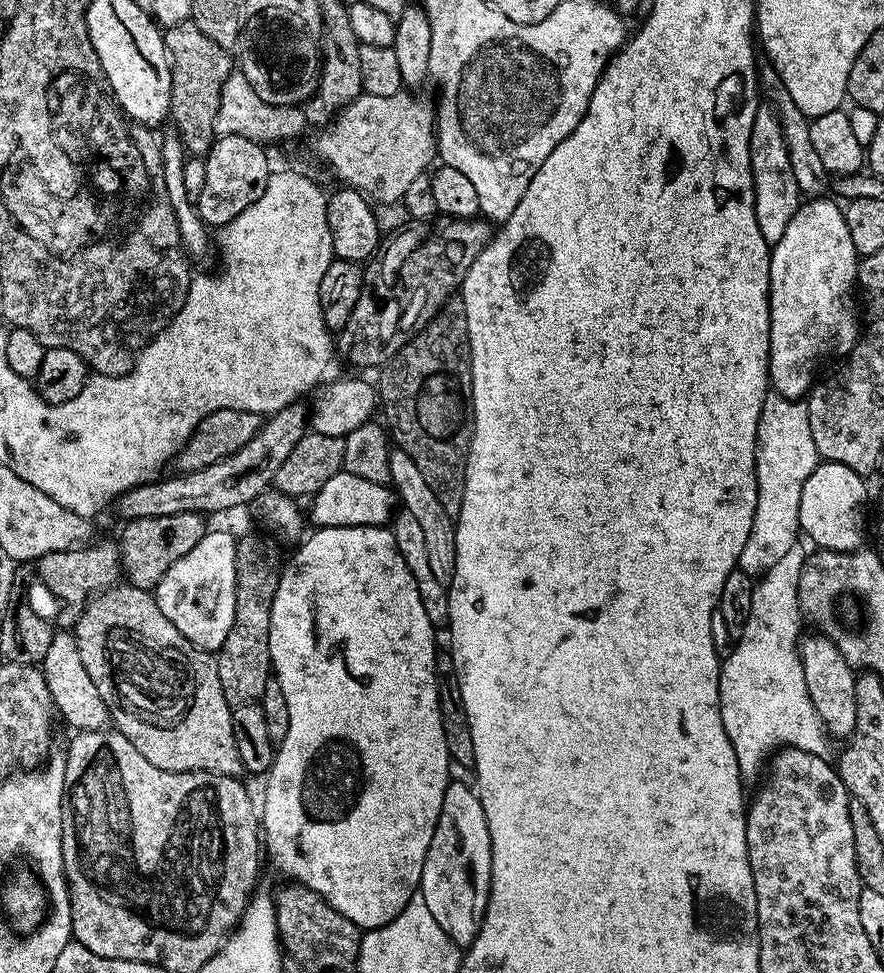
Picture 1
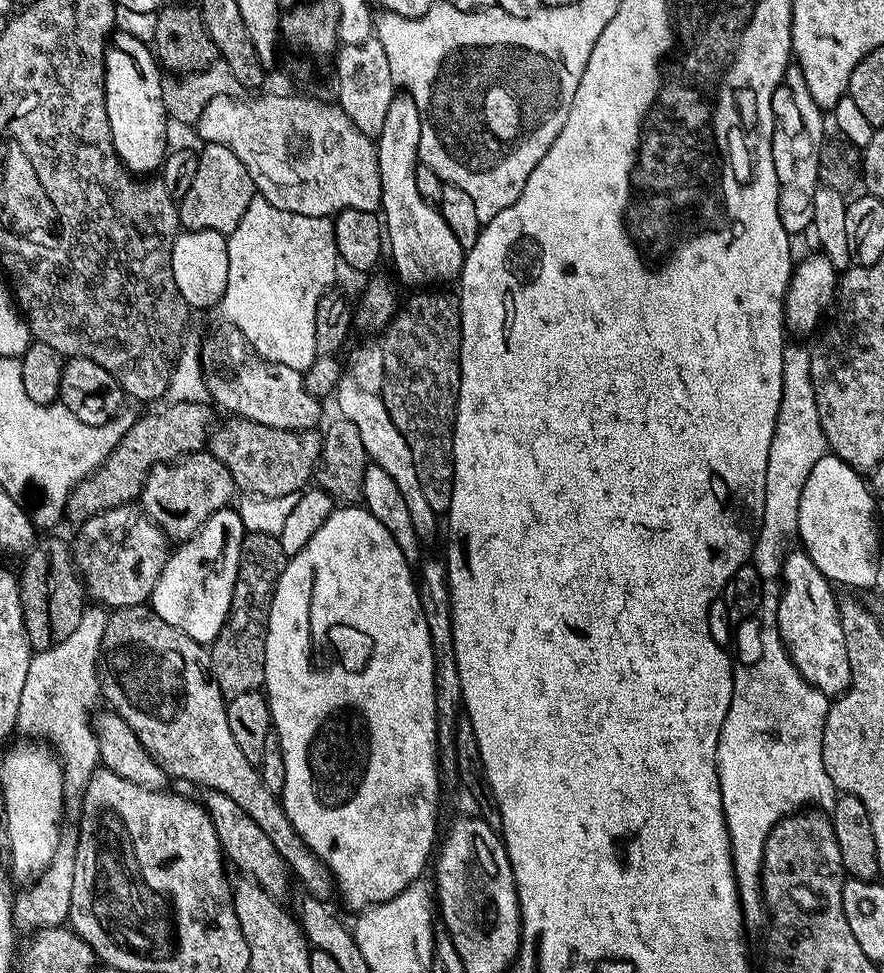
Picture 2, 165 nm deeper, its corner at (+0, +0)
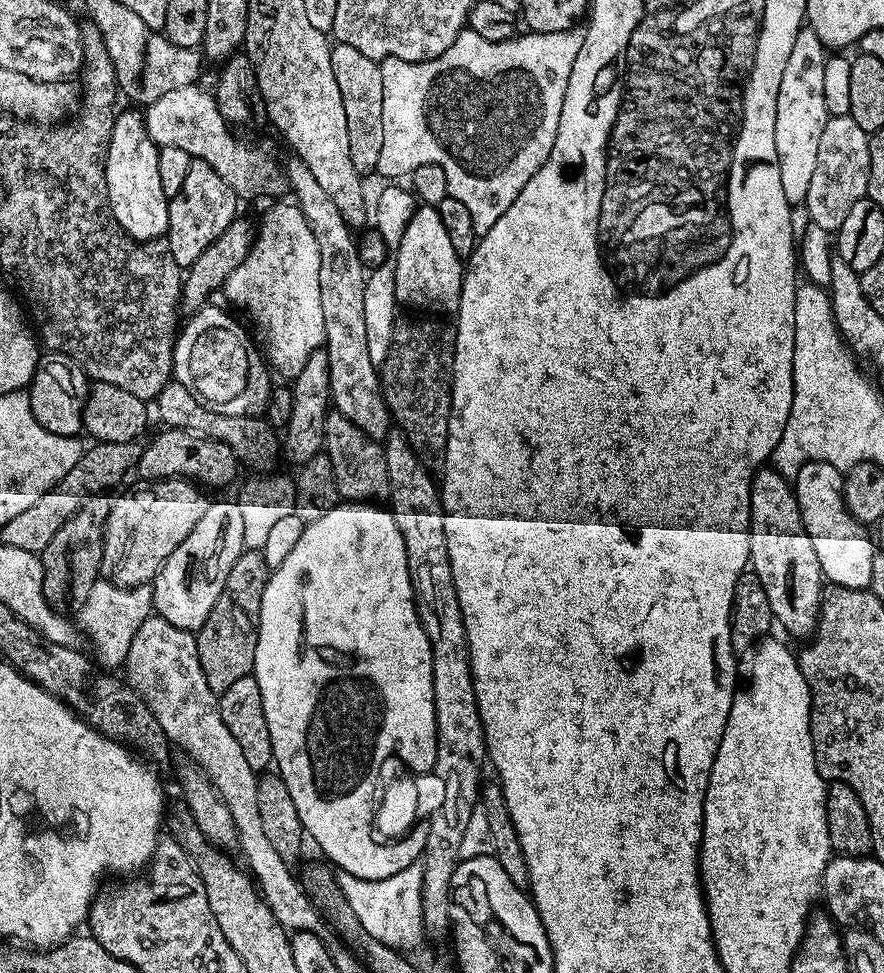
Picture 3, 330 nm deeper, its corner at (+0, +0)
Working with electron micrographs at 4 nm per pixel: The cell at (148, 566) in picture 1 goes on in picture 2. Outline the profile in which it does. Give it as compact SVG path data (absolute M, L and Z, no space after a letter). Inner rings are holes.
M201 450L192 453L191 456L181 456L175 462L154 465L152 473L146 478L144 488L140 491L138 504L144 509L144 513L164 531L169 541L183 542L189 540L218 510L229 507L233 503L232 495L236 496L237 492L230 470L226 470L226 466L222 466L222 462L218 462L218 458L214 458L211 452Z

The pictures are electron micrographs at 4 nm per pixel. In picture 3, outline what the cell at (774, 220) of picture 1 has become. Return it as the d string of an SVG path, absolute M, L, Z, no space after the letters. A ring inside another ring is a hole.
M801 27L790 49L790 58L786 58L786 70L782 70L774 118L774 150L782 174L782 194L786 194L786 202L790 206L804 203L814 165L818 163L818 138L822 138L822 130L826 130L829 115L826 97L822 95L825 59L826 49L818 34L814 34L810 27Z

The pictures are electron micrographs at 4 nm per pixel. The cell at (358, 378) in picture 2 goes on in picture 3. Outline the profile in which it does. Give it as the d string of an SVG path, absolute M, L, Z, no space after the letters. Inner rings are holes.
M295 158L289 160L288 168L286 164L286 184L292 187L292 192L296 195L295 203L306 218L310 234L314 234L314 242L318 242L318 299L322 302L322 322L330 366L331 407L350 418L350 422L354 422L354 426L358 426L358 430L362 430L370 438L383 441L390 431L390 413L380 386L378 367L370 360L369 347L366 346L365 310L362 302L366 269L360 257L357 237L342 218L342 214L338 214L338 206L334 206L330 194L326 194L326 190L318 186L314 174L310 174L307 166Z

